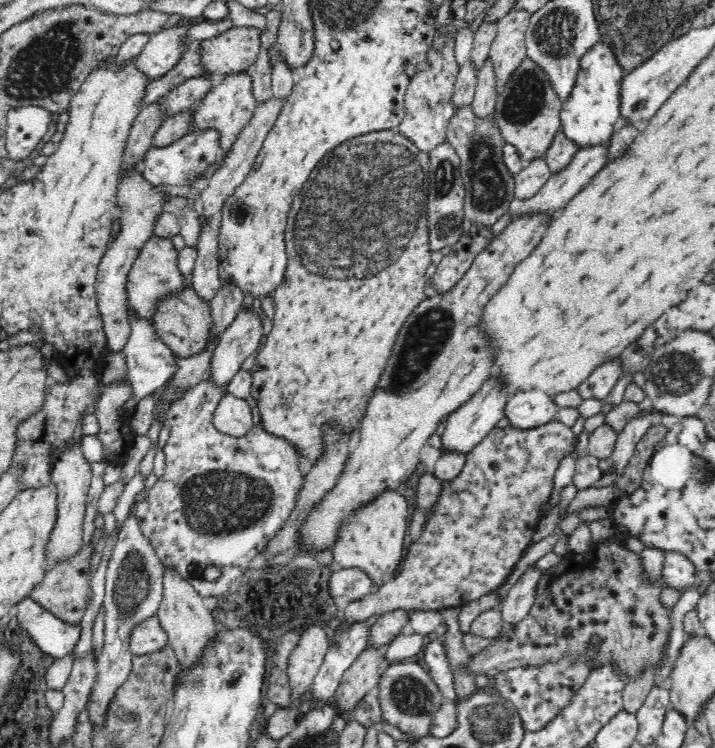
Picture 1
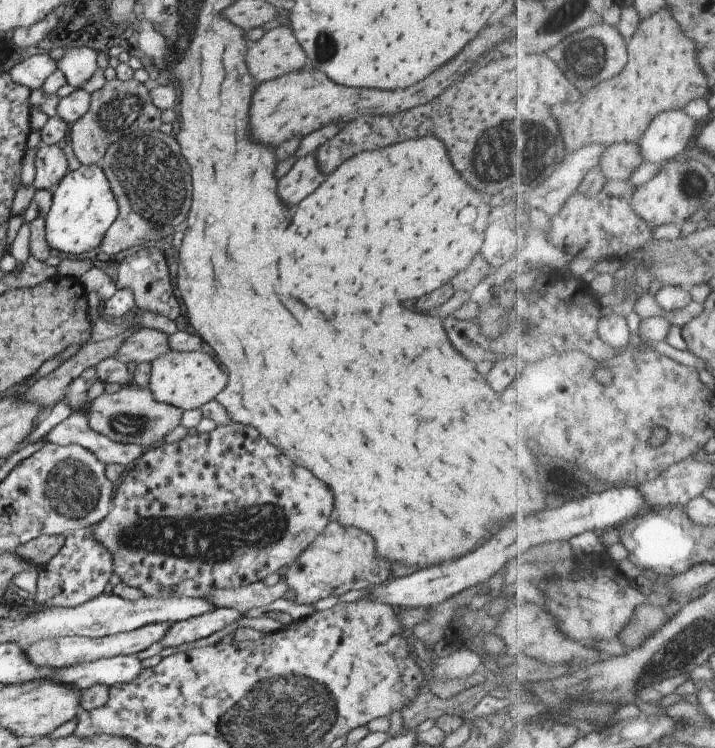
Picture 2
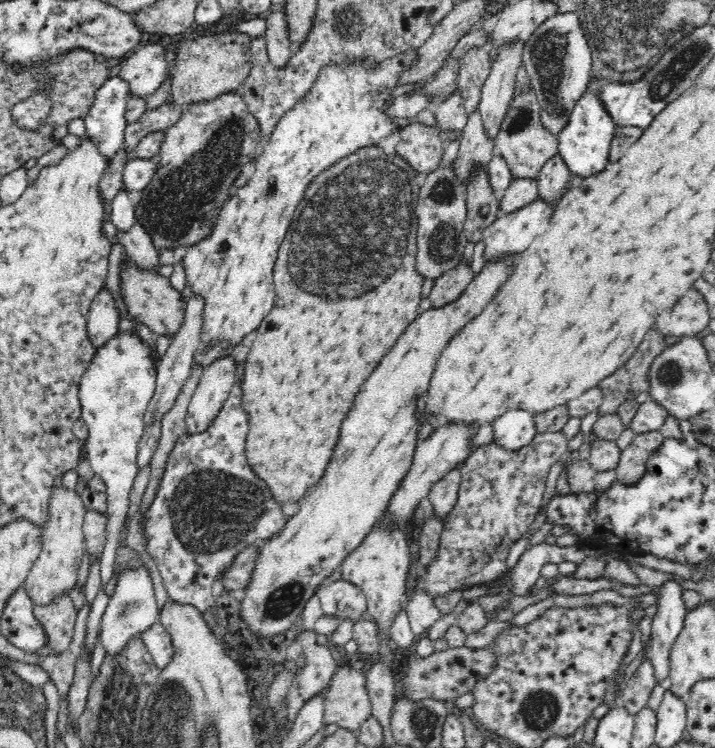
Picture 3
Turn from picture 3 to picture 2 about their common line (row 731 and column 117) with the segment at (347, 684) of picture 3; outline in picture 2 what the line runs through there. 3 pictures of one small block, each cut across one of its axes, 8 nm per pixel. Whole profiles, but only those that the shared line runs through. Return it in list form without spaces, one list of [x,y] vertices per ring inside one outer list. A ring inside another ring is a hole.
[[[141,328],[125,338],[125,342],[119,346],[116,358],[124,362],[128,360],[139,364],[150,363],[154,358],[169,352],[169,335],[155,329]]]

